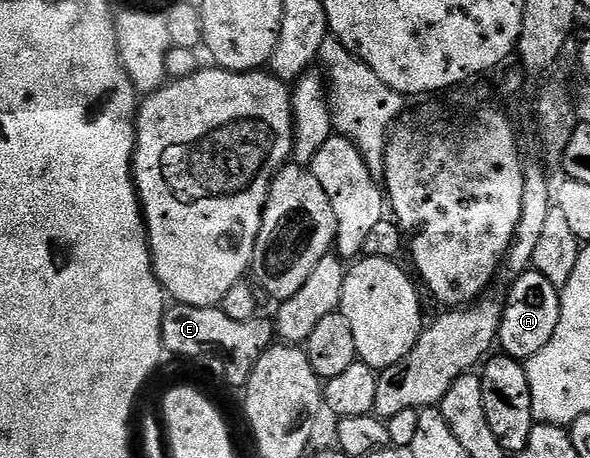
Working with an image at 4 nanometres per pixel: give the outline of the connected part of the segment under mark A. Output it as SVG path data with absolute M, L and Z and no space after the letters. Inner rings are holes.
M529 271L516 278L507 290L508 297L503 298L504 314L500 316L500 332L498 345L507 356L524 363L528 358L538 355L546 343L550 343L550 335L554 335L554 327L558 327L560 318L560 290L546 279L546 275Z

